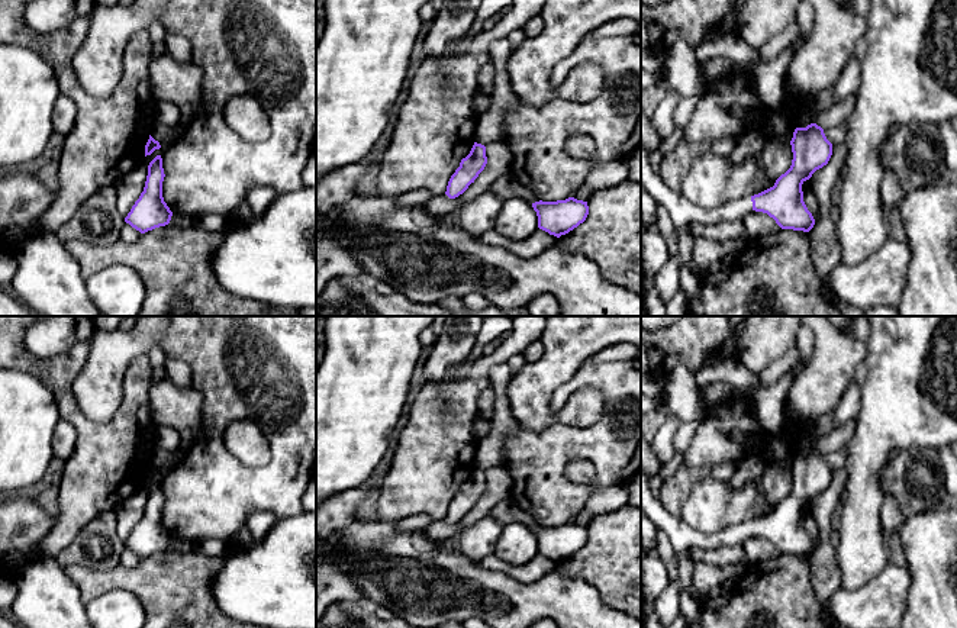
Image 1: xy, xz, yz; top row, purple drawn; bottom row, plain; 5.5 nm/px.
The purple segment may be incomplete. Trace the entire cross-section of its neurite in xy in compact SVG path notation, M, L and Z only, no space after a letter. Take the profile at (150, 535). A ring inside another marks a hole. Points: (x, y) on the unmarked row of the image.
M157 480L148 490L144 516L125 542L132 553L145 558L170 548L173 537L162 522L164 506L162 483Z

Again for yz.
M816 448L796 453L790 466L793 484L790 493L782 499L773 512L728 526L713 535L705 535L689 526L680 516L668 513L651 495L648 477L641 468L641 506L648 518L663 529L676 555L690 547L718 548L724 545L742 545L751 535L767 538L782 554L809 557L815 544L803 526L802 509L812 499L828 489L832 468L824 454Z

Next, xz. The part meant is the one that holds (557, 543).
M574 522L557 526L539 525L532 528L532 532L538 541L538 553L557 563L577 553L589 540L587 526Z

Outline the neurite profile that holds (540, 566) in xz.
M538 553L523 566L509 566L492 554L483 558L478 566L484 570L502 571L519 583L534 583L557 569L557 561Z

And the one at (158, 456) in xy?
M154 444L152 447L152 453L151 453L151 461L160 467L160 470L162 471L164 464L171 460L171 457L174 455L174 451L168 451L164 450L158 445Z

